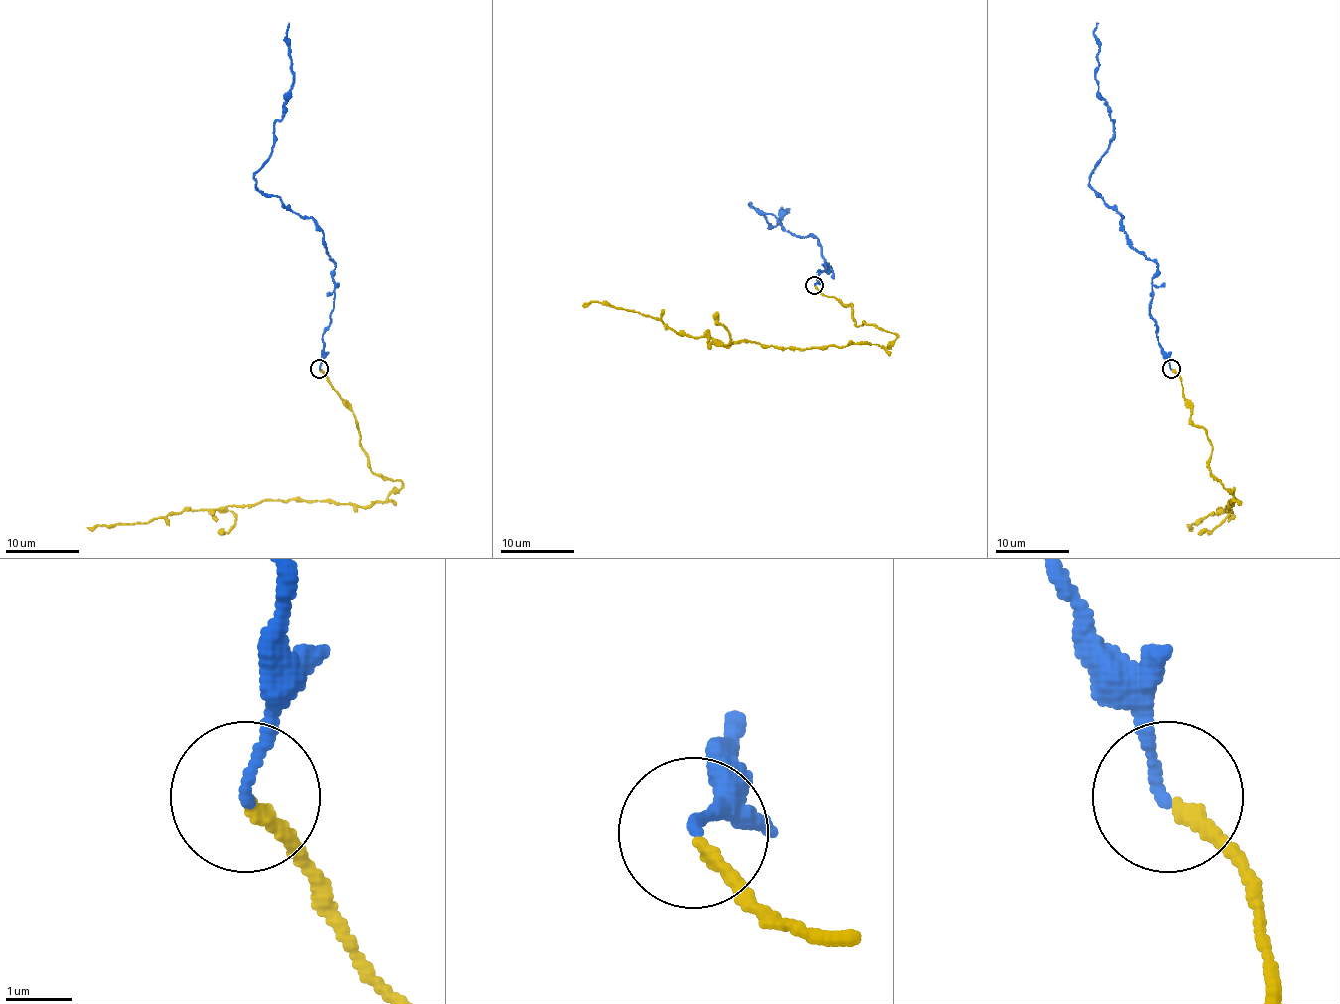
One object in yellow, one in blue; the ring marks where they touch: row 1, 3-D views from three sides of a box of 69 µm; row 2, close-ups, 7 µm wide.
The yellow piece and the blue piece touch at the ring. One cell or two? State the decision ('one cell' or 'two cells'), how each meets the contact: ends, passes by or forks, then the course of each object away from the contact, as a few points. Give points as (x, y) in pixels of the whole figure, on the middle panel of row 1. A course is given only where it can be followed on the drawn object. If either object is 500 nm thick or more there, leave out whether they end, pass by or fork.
one cell; yellow ends there; blue ends there; yellow runs (815, 286), (850, 305), (857, 325), (896, 336), (885, 347), (721, 345), (638, 312), (582, 307); blue runs (815, 284), (817, 272), (826, 264), (829, 272), (817, 238), (796, 237), (748, 203), (769, 227), (783, 213)

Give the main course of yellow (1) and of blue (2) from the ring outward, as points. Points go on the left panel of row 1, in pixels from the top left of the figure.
1: (320, 368), (349, 409), (368, 466), (401, 482), (386, 499), (366, 506), (296, 499), (87, 527)
2: (320, 368), (334, 263), (322, 230), (266, 196), (253, 174), (272, 152), (290, 93), (288, 23)

